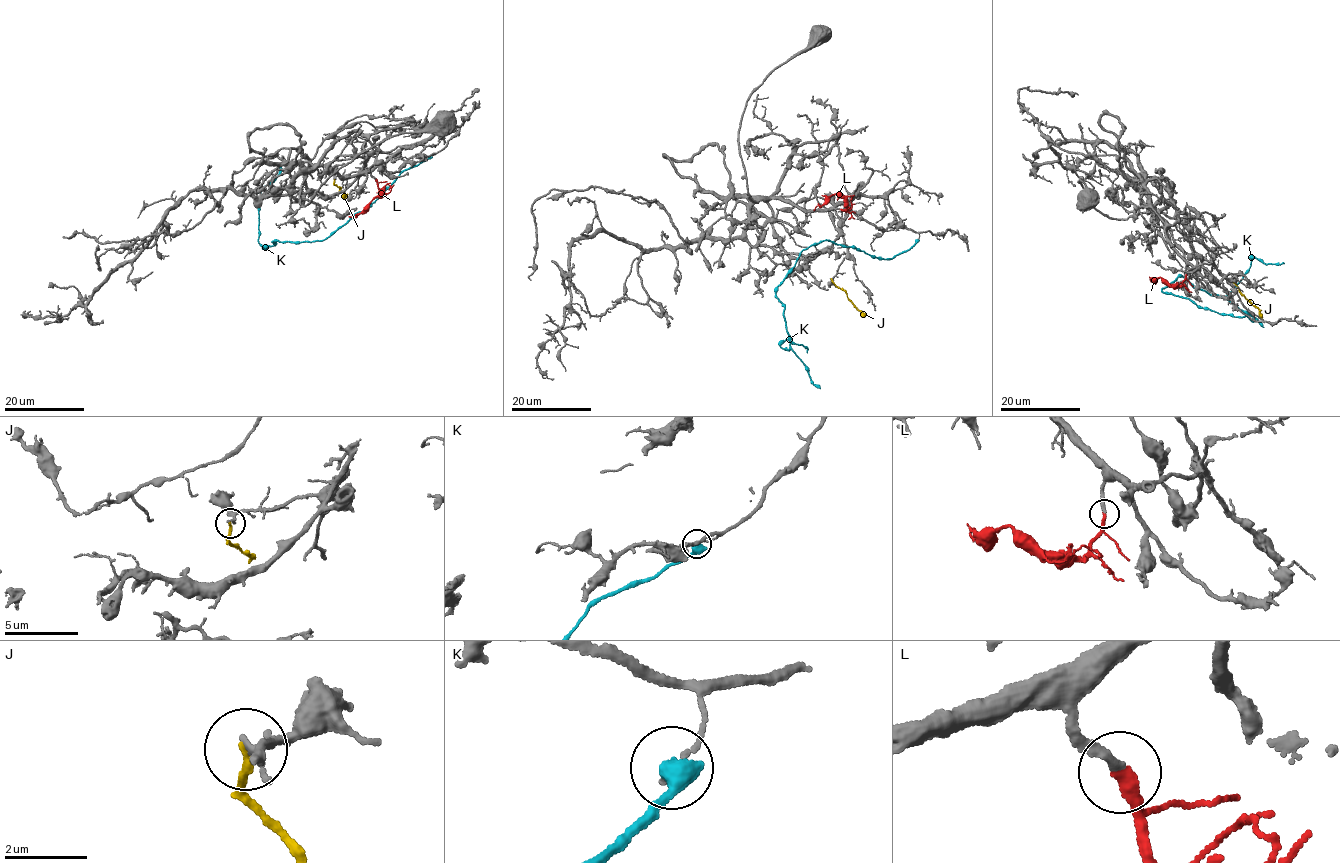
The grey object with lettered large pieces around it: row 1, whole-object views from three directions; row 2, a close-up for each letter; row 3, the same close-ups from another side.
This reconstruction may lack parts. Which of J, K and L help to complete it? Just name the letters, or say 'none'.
L

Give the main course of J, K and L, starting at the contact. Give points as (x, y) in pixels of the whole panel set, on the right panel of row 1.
J: (1233, 277), (1233, 282), (1258, 309), (1261, 318)
K: (1253, 319), (1221, 314), (1161, 289), (1181, 276), (1193, 287), (1221, 296), (1241, 280), (1251, 258), (1284, 263)
L: (1186, 274), (1180, 284), (1170, 287), (1159, 277), (1153, 281), (1150, 280), (1152, 278)

